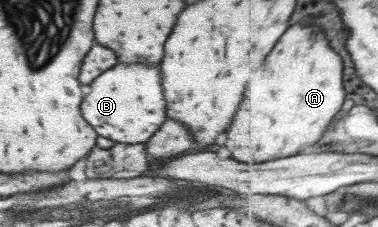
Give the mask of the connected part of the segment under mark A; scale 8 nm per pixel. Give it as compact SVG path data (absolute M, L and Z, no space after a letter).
M298 22L286 30L286 36L282 36L278 48L274 48L274 52L270 52L270 56L266 58L264 80L256 82L256 86L254 82L248 82L248 86L244 86L244 96L248 98L240 100L235 116L224 132L224 148L228 148L234 160L258 164L288 158L297 155L300 150L307 152L323 138L328 125L340 114L340 108L346 102L344 60L330 46L325 30L306 22Z

